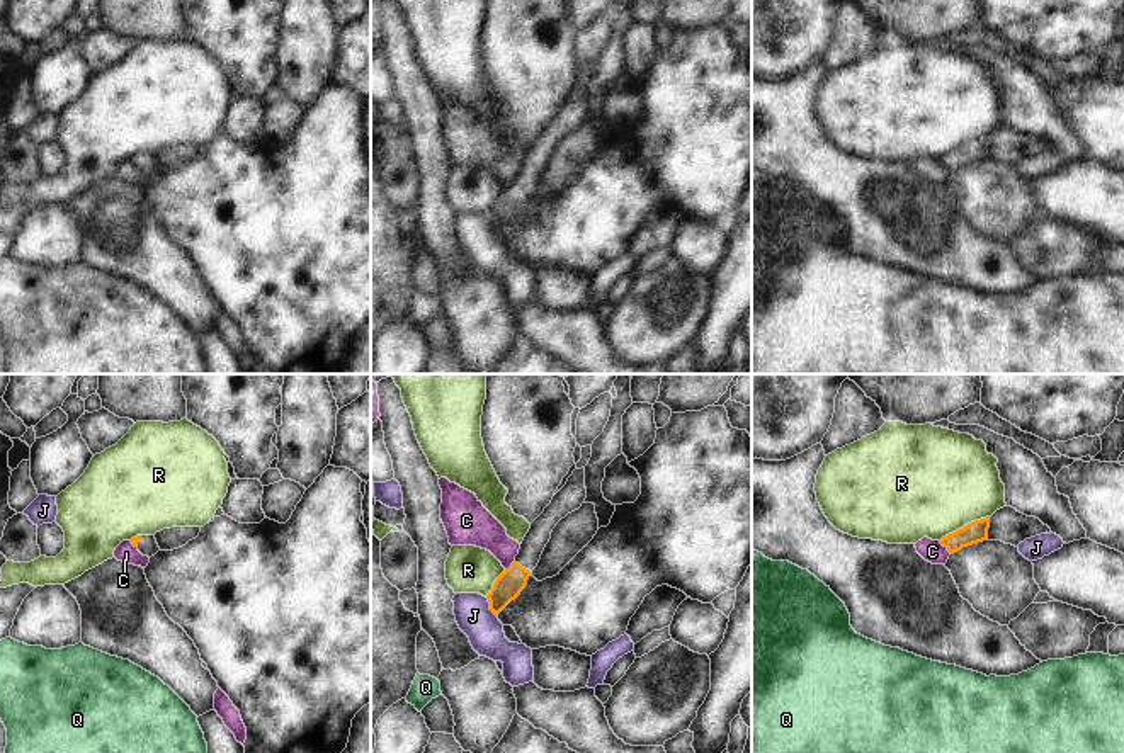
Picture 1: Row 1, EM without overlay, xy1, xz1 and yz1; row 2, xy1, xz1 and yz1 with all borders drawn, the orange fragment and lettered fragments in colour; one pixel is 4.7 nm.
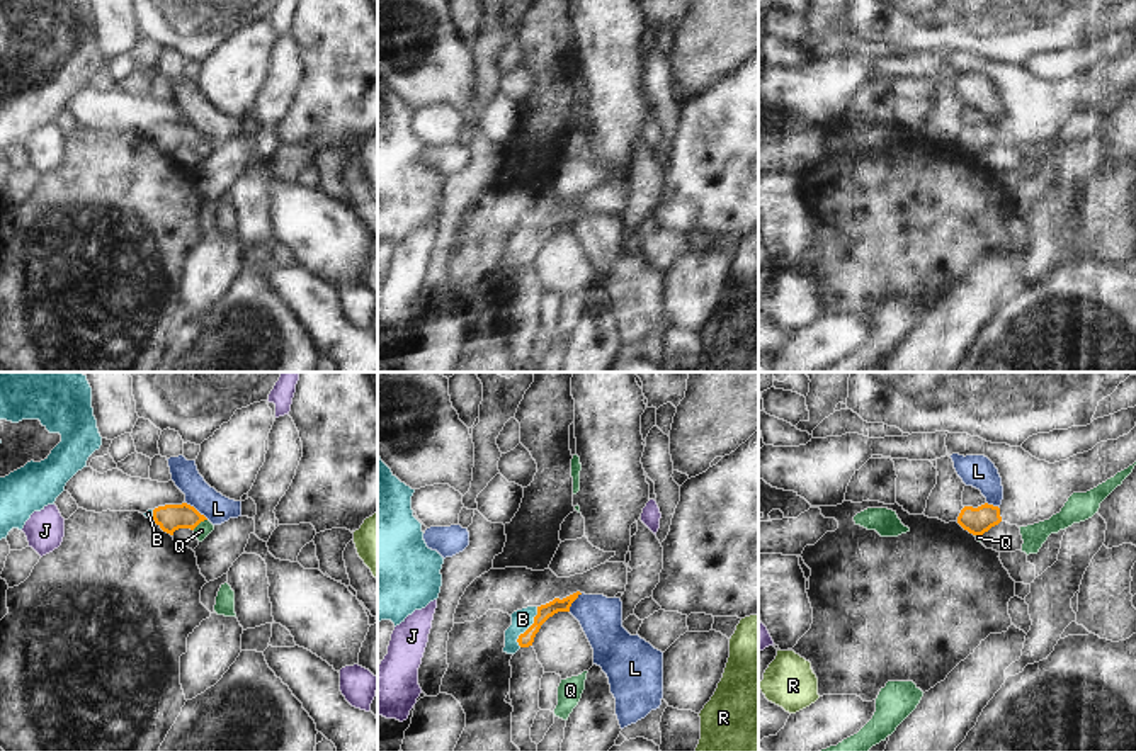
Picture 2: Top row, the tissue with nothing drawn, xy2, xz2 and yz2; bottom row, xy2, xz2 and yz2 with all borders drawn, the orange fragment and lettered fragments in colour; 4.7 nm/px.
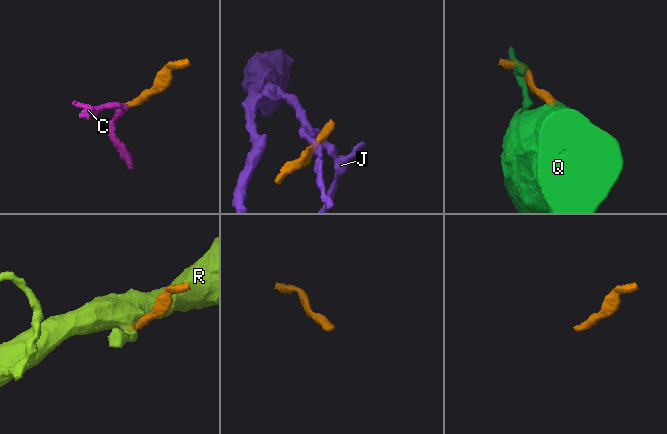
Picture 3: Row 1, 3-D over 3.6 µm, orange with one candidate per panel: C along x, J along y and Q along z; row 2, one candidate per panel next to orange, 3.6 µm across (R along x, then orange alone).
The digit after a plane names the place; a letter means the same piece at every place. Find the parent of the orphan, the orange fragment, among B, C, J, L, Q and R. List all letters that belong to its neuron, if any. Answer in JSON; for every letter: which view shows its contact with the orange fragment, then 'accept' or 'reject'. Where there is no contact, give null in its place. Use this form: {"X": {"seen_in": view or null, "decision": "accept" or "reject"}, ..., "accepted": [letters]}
{"B": {"seen_in": "xz2", "decision": "accept"}, "C": {"seen_in": "yz1", "decision": "reject"}, "J": {"seen_in": "xz1", "decision": "reject"}, "L": {"seen_in": "xy2", "decision": "reject"}, "Q": {"seen_in": "xy2", "decision": "reject"}, "R": {"seen_in": "yz1", "decision": "reject"}, "accepted": ["B"]}

